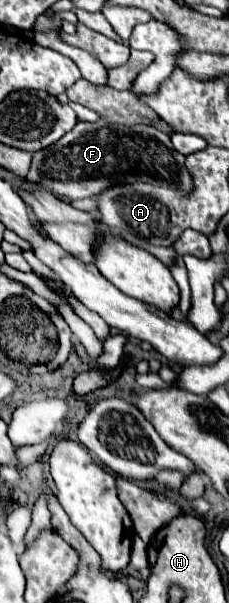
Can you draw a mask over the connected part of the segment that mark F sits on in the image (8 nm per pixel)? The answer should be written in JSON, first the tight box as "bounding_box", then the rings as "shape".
{"bounding_box":[27,122,193,198],"shape":[[[79,122],[65,138],[35,152],[27,180],[45,186],[61,198],[95,198],[119,184],[159,184],[181,194],[193,192],[193,176],[185,166],[185,156],[177,152],[167,134],[153,126],[121,126],[99,122]]]}

